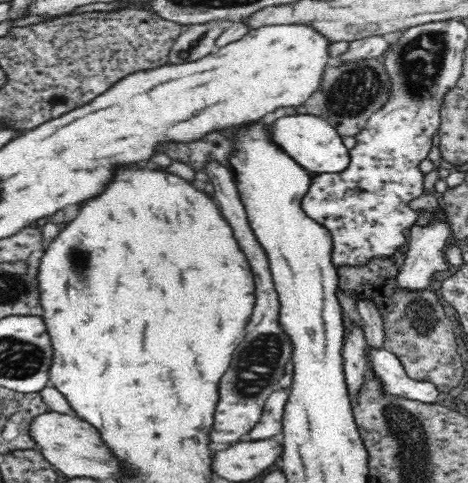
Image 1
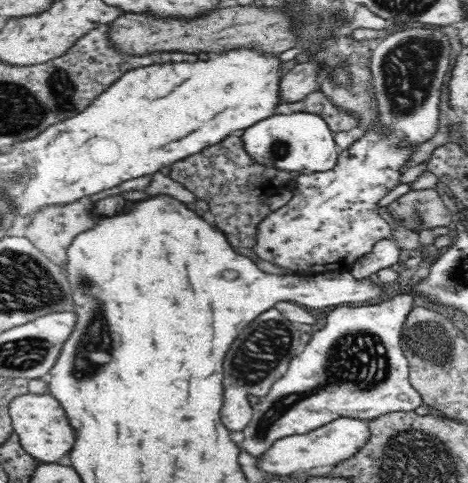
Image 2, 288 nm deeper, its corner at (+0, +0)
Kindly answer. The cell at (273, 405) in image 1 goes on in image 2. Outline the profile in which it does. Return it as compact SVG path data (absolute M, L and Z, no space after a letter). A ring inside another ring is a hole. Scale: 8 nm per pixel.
M398 292L394 298L384 298L368 306L340 306L332 310L326 326L318 330L306 346L302 346L296 358L292 358L288 372L274 382L270 394L264 398L252 398L254 414L252 422L242 430L242 448L254 458L260 458L270 446L274 446L274 442L294 434L310 434L312 430L324 428L338 418L372 422L384 414L414 412L418 406L422 406L422 394L410 384L410 364L402 348L402 332L408 314L414 310L414 300L416 298L412 292Z

